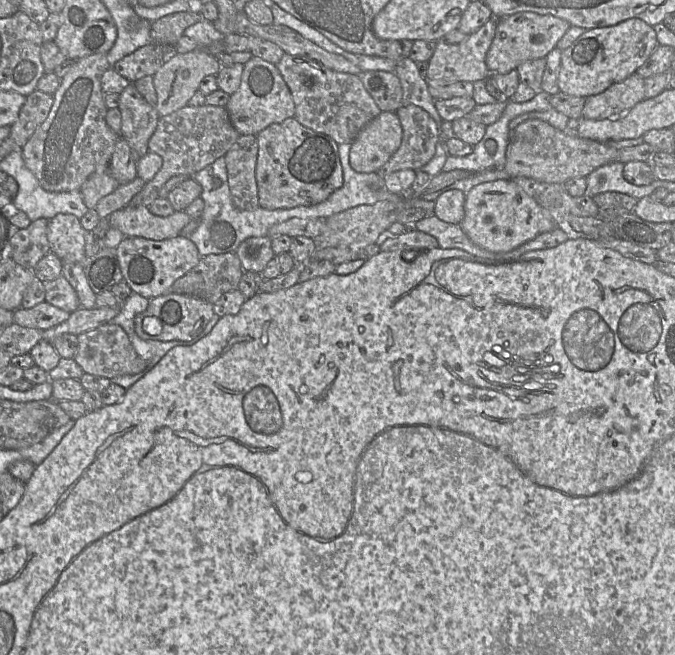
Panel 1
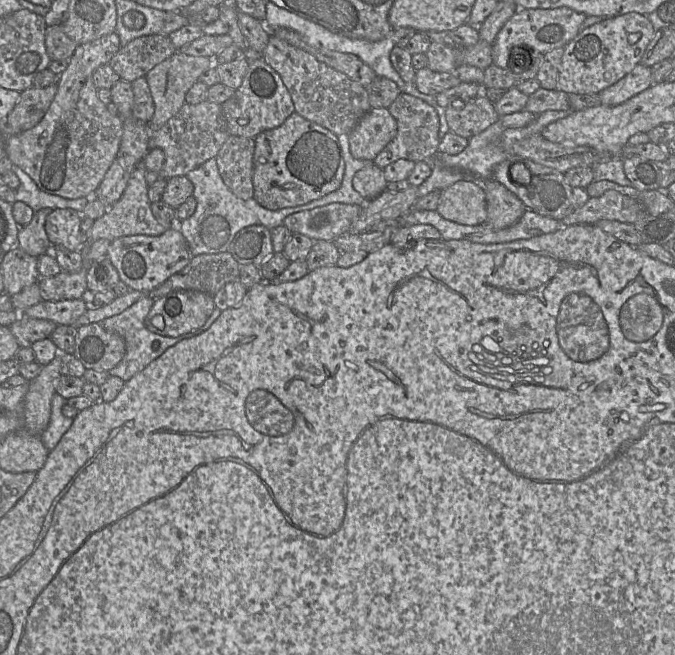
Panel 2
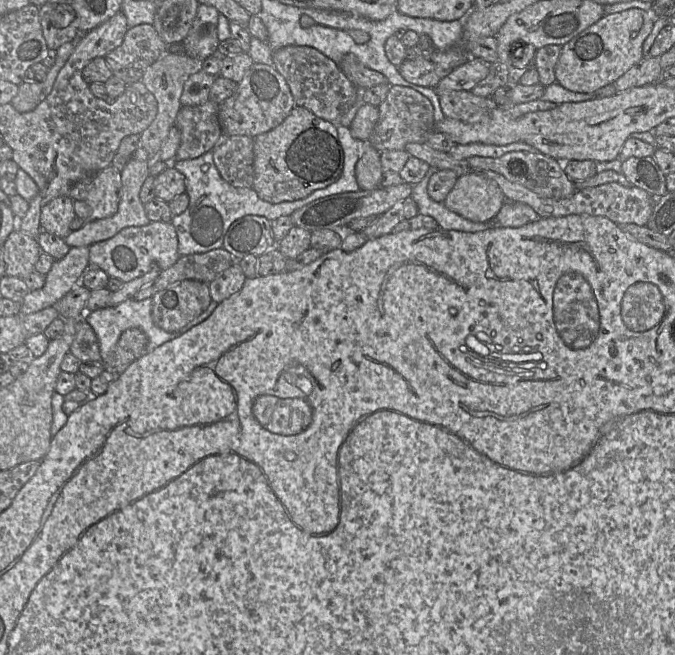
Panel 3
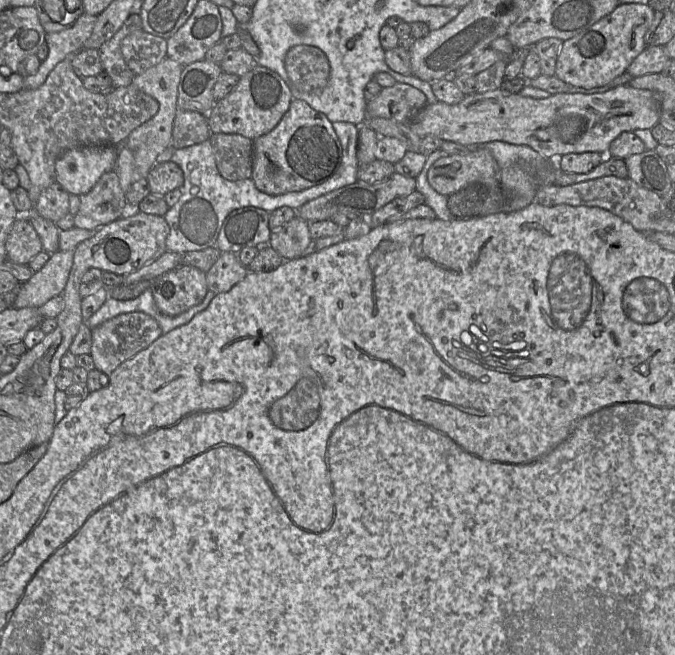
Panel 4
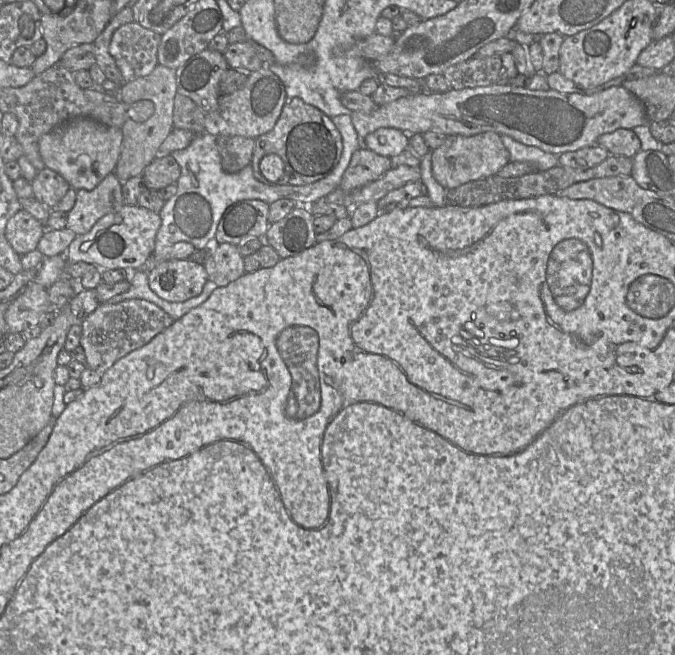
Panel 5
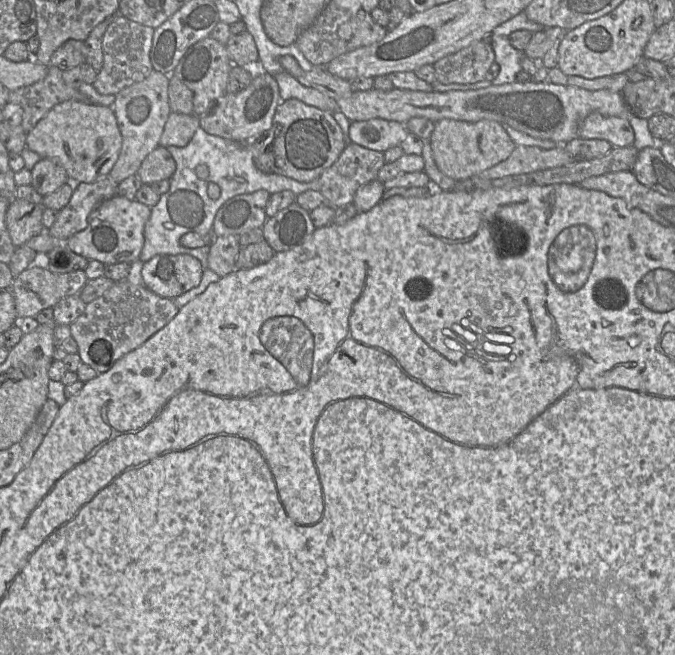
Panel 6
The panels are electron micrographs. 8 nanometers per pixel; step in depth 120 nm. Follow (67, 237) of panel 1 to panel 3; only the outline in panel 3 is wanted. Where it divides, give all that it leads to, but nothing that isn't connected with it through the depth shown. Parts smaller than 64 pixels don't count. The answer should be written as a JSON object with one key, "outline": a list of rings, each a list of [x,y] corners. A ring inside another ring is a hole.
{"outline":[[[60,196],[47,203],[41,210],[41,229],[62,239],[68,236],[71,222],[76,217],[73,202],[69,196]]]}

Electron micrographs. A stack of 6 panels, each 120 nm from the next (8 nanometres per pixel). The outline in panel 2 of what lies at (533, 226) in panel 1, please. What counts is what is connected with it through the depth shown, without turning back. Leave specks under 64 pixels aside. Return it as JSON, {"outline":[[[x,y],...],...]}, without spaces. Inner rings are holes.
{"outline":[[[495,179],[478,182],[484,189],[487,204],[486,225],[500,230],[517,223],[527,210],[521,199]]]}

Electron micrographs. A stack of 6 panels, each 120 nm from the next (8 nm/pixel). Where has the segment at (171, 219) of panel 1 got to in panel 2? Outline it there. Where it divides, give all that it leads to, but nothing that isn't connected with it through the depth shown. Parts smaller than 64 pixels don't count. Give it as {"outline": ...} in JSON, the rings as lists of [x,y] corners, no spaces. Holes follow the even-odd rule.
{"outline":[[[144,161],[130,174],[126,189],[117,203],[108,207],[106,213],[94,221],[93,226],[85,233],[86,244],[100,239],[114,241],[120,237],[132,235],[159,236],[176,224],[159,222],[151,210],[151,202],[148,196],[149,186],[146,182],[147,169]]]}

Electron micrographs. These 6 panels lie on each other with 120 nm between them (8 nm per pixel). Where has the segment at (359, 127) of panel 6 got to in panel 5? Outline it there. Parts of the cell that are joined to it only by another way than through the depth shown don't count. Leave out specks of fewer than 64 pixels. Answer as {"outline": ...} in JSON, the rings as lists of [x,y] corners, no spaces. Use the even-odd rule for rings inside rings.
{"outline":[[[382,127],[368,134],[360,148],[391,158],[408,148],[408,139],[409,135],[401,130]]]}

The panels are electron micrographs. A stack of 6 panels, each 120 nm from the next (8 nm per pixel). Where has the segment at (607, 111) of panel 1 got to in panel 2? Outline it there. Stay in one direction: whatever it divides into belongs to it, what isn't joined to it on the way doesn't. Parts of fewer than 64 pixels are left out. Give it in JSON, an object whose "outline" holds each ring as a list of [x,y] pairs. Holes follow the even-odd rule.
{"outline":[[[641,63],[615,84],[599,93],[601,104],[616,106],[646,90],[652,85],[651,67]]]}

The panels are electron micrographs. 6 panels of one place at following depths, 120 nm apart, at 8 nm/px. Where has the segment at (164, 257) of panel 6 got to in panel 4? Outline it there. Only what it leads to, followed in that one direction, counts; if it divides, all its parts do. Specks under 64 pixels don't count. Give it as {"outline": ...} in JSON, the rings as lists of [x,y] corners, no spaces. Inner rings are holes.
{"outline":[[[180,265],[150,282],[156,306],[167,316],[180,315],[200,304],[208,292],[206,273],[188,265]]]}

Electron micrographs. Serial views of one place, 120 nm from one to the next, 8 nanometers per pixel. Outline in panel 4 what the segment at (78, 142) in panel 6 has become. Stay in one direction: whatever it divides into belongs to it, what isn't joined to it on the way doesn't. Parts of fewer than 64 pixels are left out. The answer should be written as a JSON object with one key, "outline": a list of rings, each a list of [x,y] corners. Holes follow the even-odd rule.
{"outline":[[[116,145],[69,149],[55,162],[56,181],[69,194],[87,194],[104,173],[115,170],[117,155]]]}

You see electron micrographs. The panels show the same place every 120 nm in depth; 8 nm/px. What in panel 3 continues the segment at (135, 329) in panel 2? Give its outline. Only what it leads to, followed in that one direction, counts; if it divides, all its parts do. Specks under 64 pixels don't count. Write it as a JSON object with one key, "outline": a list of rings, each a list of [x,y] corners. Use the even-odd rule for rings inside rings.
{"outline":[[[147,298],[140,301],[127,300],[114,307],[104,307],[97,309],[93,312],[86,312],[84,314],[84,319],[91,325],[97,335],[101,353],[101,361],[103,364],[105,364],[107,356],[111,355],[112,352],[115,350],[118,340],[125,330],[131,328],[139,328],[147,335],[148,344],[147,348],[145,349],[146,354],[153,351],[155,348],[161,346],[162,344],[181,336],[182,334],[190,330],[192,327],[206,320],[213,313],[218,304],[219,303],[212,300],[210,305],[204,312],[202,312],[198,317],[193,319],[186,326],[175,332],[164,331],[154,324],[151,316],[152,298]]]}

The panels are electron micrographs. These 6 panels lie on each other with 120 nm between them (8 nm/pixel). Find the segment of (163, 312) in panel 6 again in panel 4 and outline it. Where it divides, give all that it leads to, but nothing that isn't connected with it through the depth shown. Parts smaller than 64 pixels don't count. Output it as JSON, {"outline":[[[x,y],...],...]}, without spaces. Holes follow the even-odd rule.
{"outline":[[[129,312],[107,320],[92,330],[92,356],[95,368],[110,375],[123,362],[147,348],[162,335],[157,321],[144,312]]]}

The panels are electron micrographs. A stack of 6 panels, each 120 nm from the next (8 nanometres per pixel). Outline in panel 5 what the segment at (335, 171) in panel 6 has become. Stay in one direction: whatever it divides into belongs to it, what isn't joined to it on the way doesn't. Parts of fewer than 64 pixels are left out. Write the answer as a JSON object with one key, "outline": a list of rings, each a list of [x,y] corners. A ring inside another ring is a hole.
{"outline":[[[357,149],[351,157],[339,188],[352,191],[379,179],[391,169],[390,162],[389,157],[381,156],[369,149]]]}

